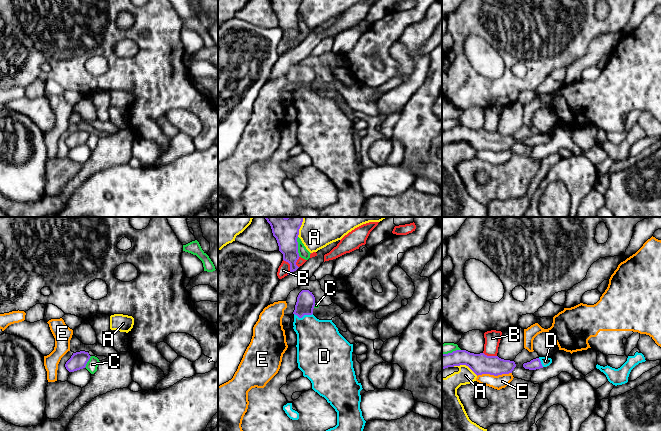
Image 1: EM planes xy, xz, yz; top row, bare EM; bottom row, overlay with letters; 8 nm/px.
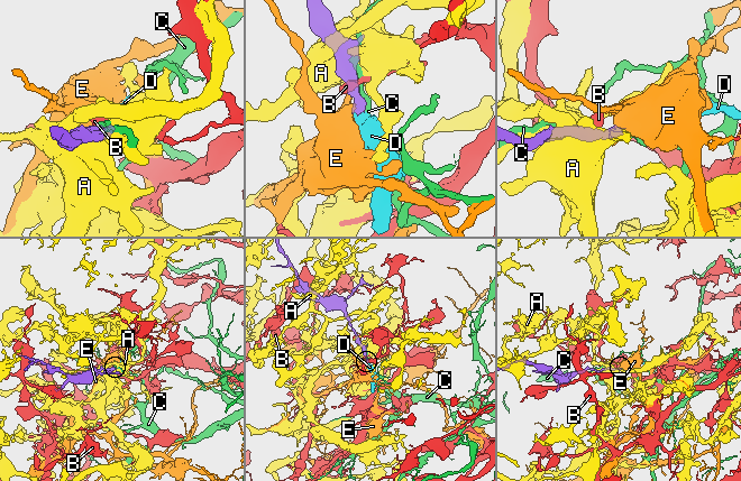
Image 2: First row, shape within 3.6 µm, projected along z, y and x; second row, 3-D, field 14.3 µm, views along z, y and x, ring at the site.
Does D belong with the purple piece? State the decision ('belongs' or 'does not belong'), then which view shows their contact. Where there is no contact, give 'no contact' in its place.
belongs; contact in xz

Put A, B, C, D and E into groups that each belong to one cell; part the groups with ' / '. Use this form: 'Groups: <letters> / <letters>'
Groups: A / B / C / D / E

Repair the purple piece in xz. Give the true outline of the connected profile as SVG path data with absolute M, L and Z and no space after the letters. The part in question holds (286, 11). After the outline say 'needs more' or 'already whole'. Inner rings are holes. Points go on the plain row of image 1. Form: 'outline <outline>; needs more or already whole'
outline M270 0L273 12L276 14L283 36L290 40L288 51L296 47L299 35L298 18L299 5L302 0Z; already whole

